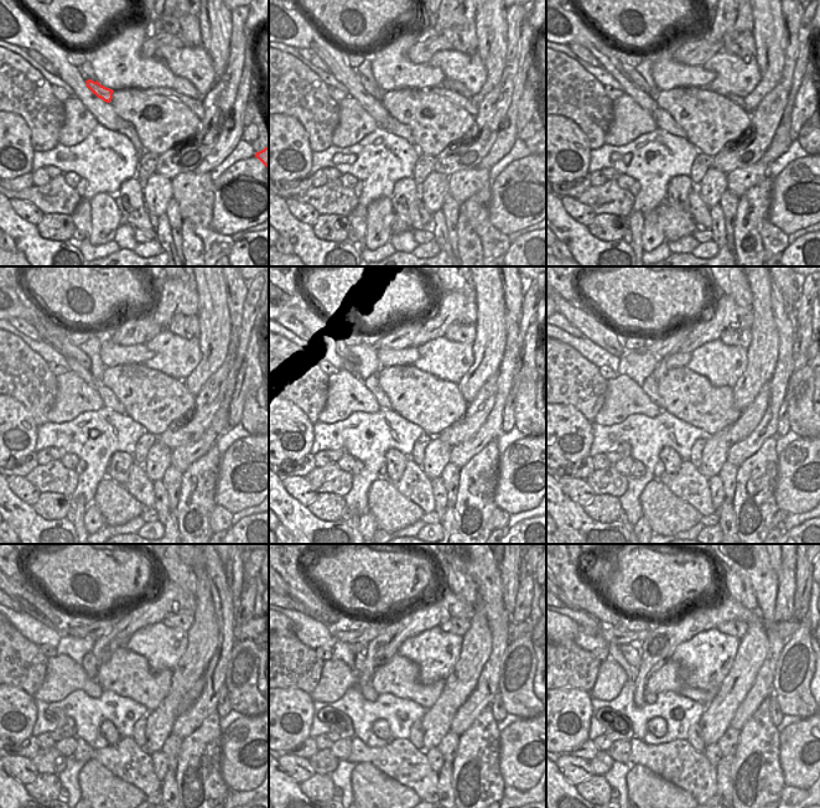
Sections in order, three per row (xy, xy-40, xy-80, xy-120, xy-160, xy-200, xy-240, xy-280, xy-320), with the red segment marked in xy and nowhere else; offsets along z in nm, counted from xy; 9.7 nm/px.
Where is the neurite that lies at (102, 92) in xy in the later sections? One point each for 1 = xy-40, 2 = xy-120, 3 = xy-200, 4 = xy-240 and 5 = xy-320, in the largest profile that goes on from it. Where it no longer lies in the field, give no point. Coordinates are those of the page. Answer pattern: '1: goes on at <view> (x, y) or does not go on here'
1: goes on at xy-40 (372, 88)
2: goes on at xy-120 (56, 336)
3: goes on at xy-200 (585, 320)
4: goes on at xy-240 (31, 602)
5: goes on at xy-320 (571, 606)

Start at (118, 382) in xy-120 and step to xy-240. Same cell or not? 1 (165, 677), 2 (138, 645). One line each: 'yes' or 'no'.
1: yes
2: no

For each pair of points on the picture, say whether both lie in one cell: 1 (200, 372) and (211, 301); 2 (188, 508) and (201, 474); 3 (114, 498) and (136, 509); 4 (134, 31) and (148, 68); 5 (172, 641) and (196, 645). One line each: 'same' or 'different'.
1: same
2: same
3: same
4: same
5: different

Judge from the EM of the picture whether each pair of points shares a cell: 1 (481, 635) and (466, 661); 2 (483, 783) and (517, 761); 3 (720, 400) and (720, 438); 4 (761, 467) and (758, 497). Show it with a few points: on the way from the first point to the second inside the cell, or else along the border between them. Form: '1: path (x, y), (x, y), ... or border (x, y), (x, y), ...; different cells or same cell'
1: path (477, 641), (472, 654); same cell
2: border (501, 742), (499, 773), (507, 786); different cells
3: border (725, 426), (707, 439); different cells
4: path (761, 475), (762, 490); same cell

